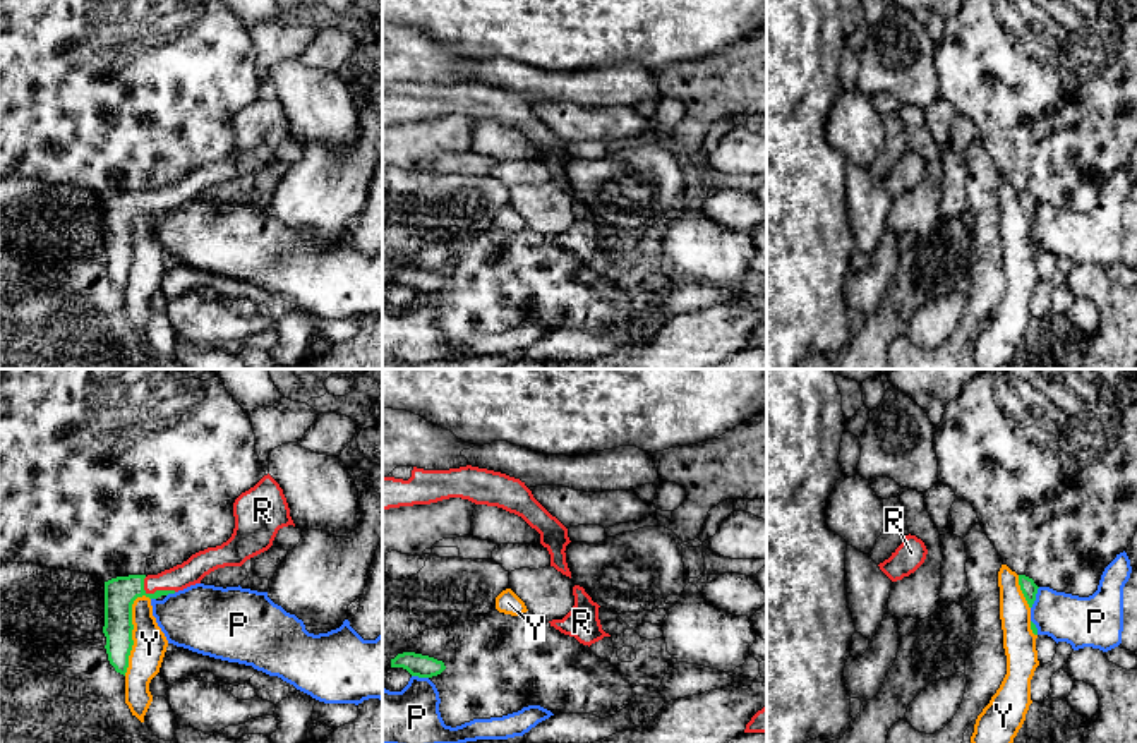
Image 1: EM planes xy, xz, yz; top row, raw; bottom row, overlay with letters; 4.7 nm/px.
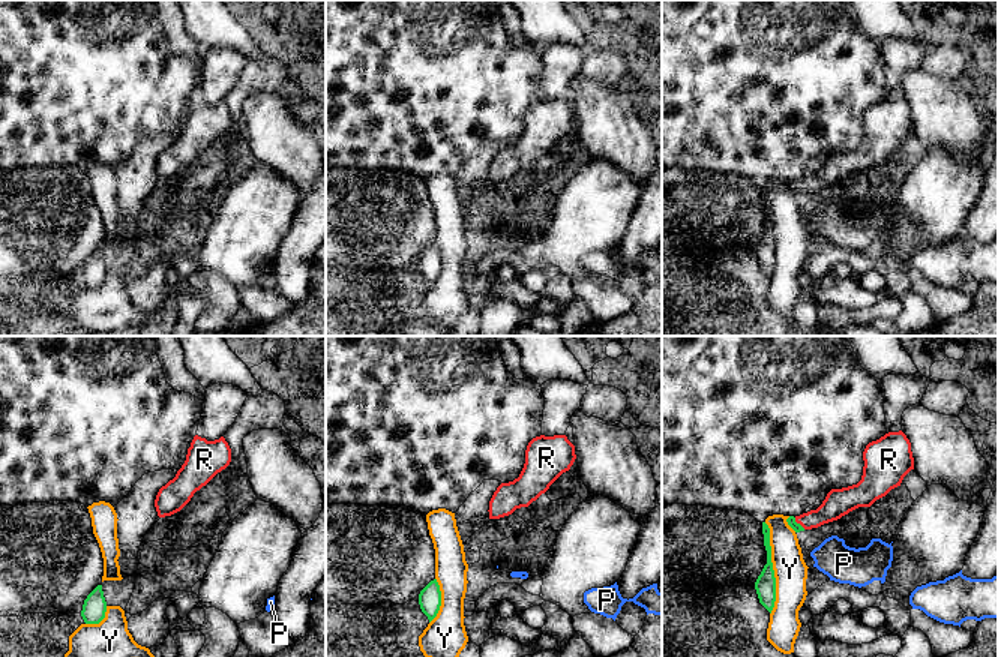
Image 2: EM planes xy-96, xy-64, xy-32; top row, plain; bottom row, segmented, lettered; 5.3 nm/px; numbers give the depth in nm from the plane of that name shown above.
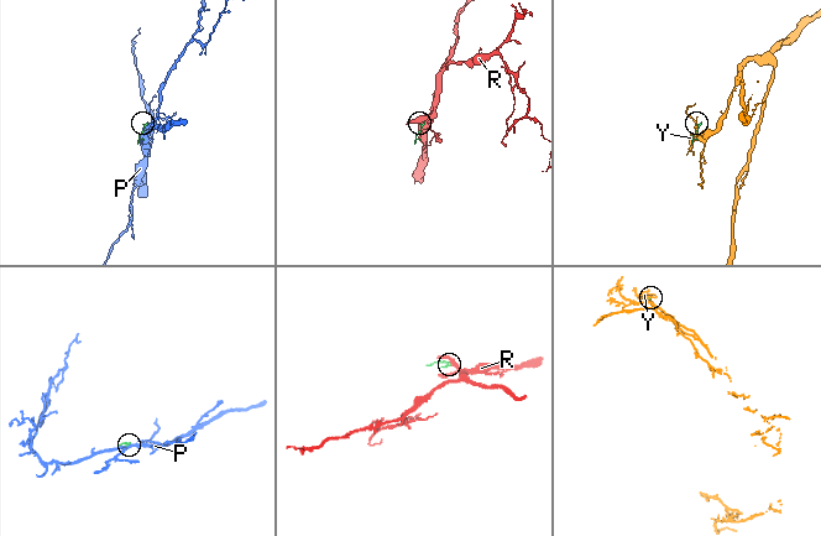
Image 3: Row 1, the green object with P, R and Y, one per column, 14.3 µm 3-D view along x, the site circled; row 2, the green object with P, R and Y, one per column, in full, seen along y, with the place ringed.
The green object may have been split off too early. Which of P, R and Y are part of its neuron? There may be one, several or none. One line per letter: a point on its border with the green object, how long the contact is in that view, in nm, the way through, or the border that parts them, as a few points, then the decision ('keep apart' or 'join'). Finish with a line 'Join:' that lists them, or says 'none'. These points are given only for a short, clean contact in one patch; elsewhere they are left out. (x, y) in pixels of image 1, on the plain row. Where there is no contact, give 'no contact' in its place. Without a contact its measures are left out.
P: yz (1034, 213) | 110 nm | keep apart
R: xy (155, 208) | 170 nm | across xy (120, 208), (155, 208), (165, 198), (191, 187) | join
Y: xy (131, 249) | 400 nm | keep apart
Join: R

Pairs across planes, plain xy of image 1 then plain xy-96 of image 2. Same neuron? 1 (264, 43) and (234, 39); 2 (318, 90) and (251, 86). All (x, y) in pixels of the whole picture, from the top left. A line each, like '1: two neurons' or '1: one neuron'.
1: two neurons
2: two neurons

